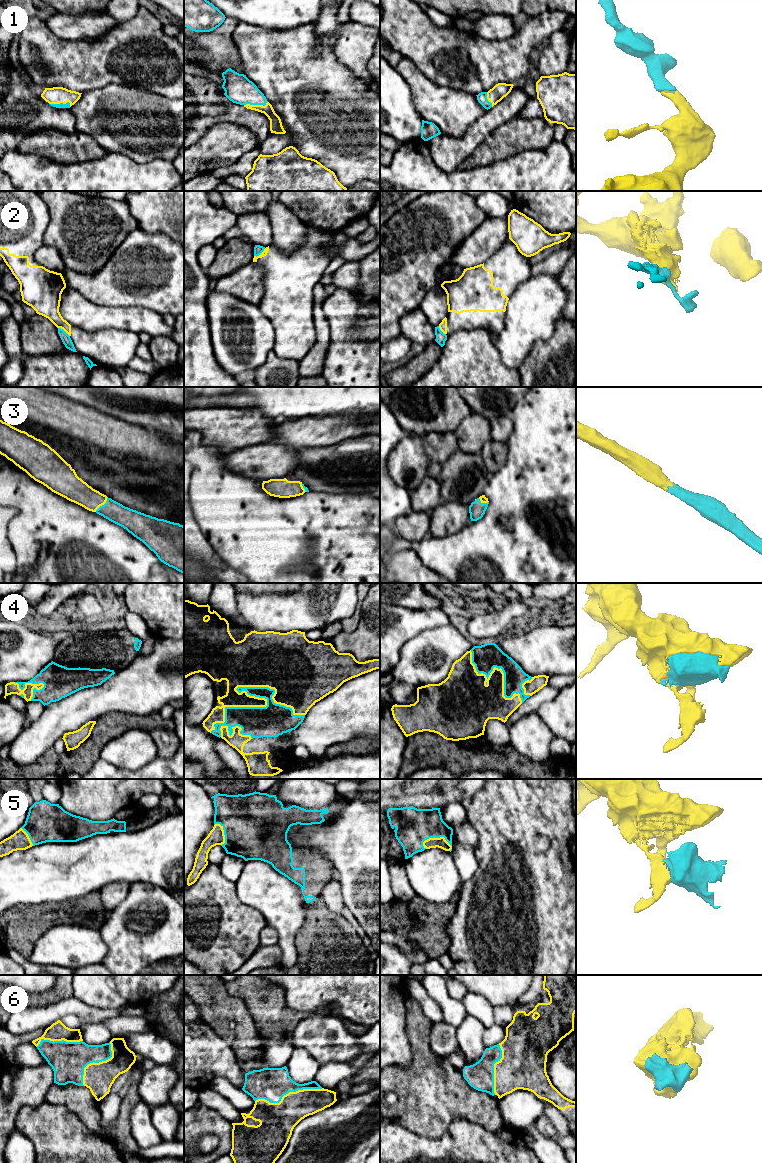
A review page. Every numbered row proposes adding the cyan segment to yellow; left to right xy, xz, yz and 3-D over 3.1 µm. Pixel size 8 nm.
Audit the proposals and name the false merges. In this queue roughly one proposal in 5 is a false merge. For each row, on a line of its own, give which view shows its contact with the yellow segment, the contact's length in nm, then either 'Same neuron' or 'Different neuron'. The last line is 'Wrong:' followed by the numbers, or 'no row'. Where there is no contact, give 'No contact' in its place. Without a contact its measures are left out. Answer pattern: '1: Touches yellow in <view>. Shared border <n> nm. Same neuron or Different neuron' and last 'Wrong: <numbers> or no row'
1: Touches yellow in xz. Shared border 190 nm. Same neuron
2: Touches yellow in xz. Shared border 120 nm. Different neuron
3: Touches yellow in xy. Shared border 160 nm. Same neuron
4: Touches yellow in xz. Shared border 750 nm. Same neuron
5: Touches yellow in yz. Shared border 240 nm. Same neuron
6: Touches yellow in xz. Shared border 550 nm. Same neuron
Wrong: 2

